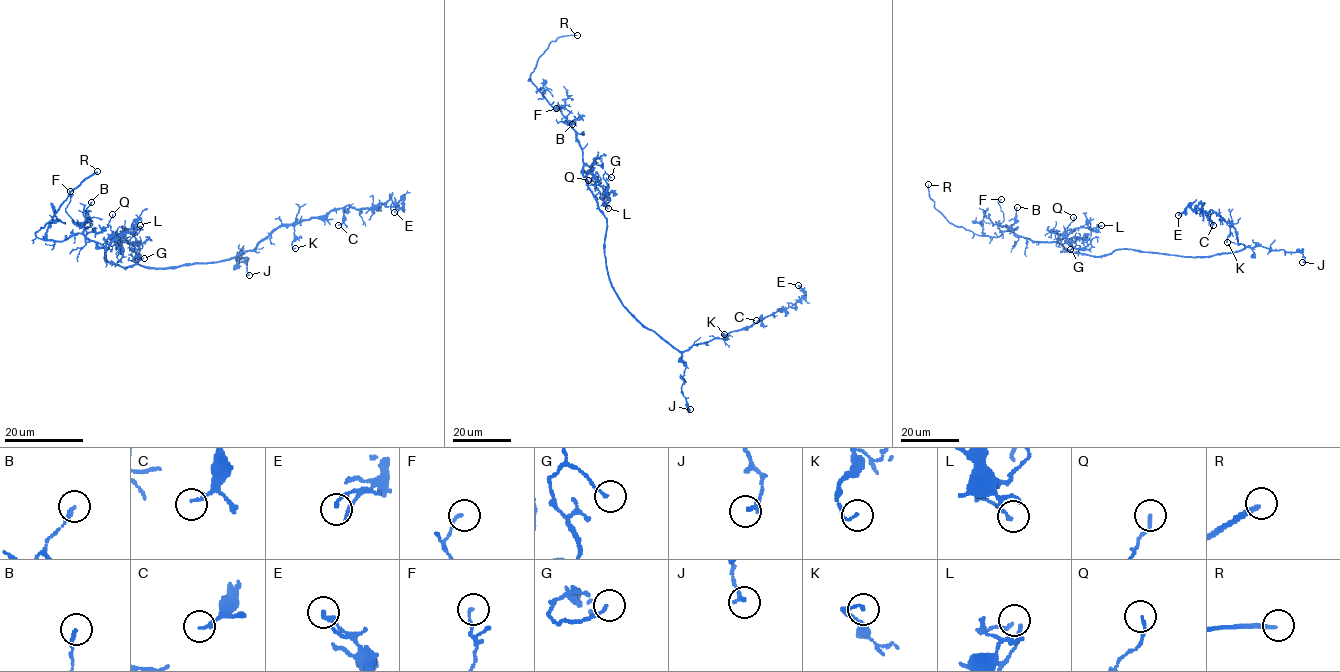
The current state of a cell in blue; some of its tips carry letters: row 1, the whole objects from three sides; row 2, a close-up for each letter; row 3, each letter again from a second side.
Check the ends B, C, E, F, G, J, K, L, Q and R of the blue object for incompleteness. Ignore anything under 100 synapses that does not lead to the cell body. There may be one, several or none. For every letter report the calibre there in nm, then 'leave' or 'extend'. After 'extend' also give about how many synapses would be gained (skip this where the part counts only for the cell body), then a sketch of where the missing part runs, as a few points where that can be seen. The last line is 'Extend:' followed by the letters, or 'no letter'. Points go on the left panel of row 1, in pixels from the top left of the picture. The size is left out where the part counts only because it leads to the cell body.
B: calibre 150 nm; leave
C: calibre 140 nm; leave
E: calibre 190 nm; leave
F: calibre 110 nm; leave
G: calibre 120 nm; leave
J: calibre 190 nm; leave
K: calibre 130 nm; leave
L: calibre 150 nm; leave
Q: calibre 120 nm; leave
R: calibre 200 nm; extend; course (97, 171), (109, 159), (117, 133), (123, 72), (127, 70)
Extend: R

